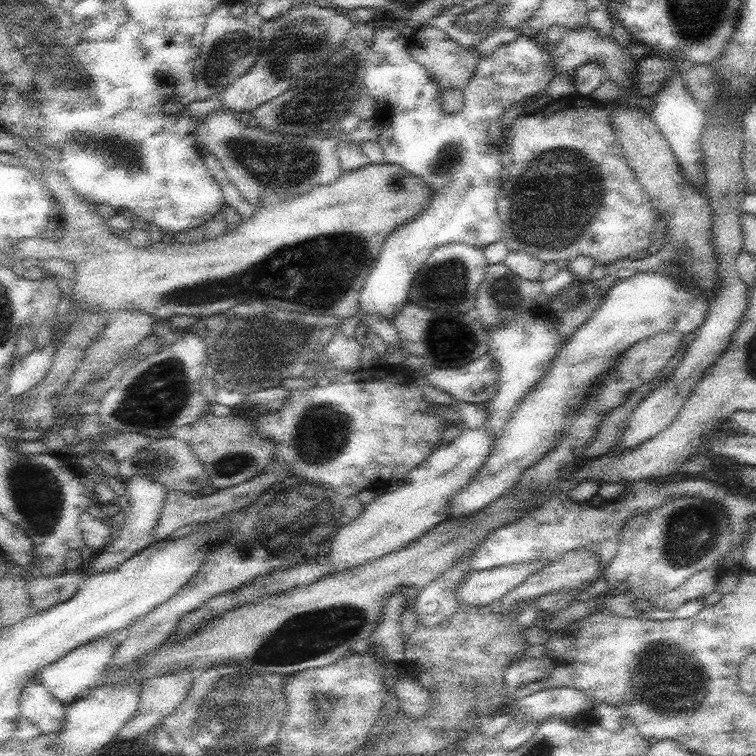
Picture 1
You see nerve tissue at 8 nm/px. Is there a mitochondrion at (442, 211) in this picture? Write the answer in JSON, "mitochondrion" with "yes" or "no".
{"mitochondrion":"no"}

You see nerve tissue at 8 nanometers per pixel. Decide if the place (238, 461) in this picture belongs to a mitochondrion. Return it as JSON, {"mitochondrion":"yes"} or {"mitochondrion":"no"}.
{"mitochondrion":"yes"}

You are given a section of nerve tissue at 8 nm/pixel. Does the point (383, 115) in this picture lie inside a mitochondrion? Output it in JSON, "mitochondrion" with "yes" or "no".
{"mitochondrion":"no"}

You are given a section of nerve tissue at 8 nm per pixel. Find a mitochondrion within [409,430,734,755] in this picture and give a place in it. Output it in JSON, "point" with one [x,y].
{"point":[673,680]}

